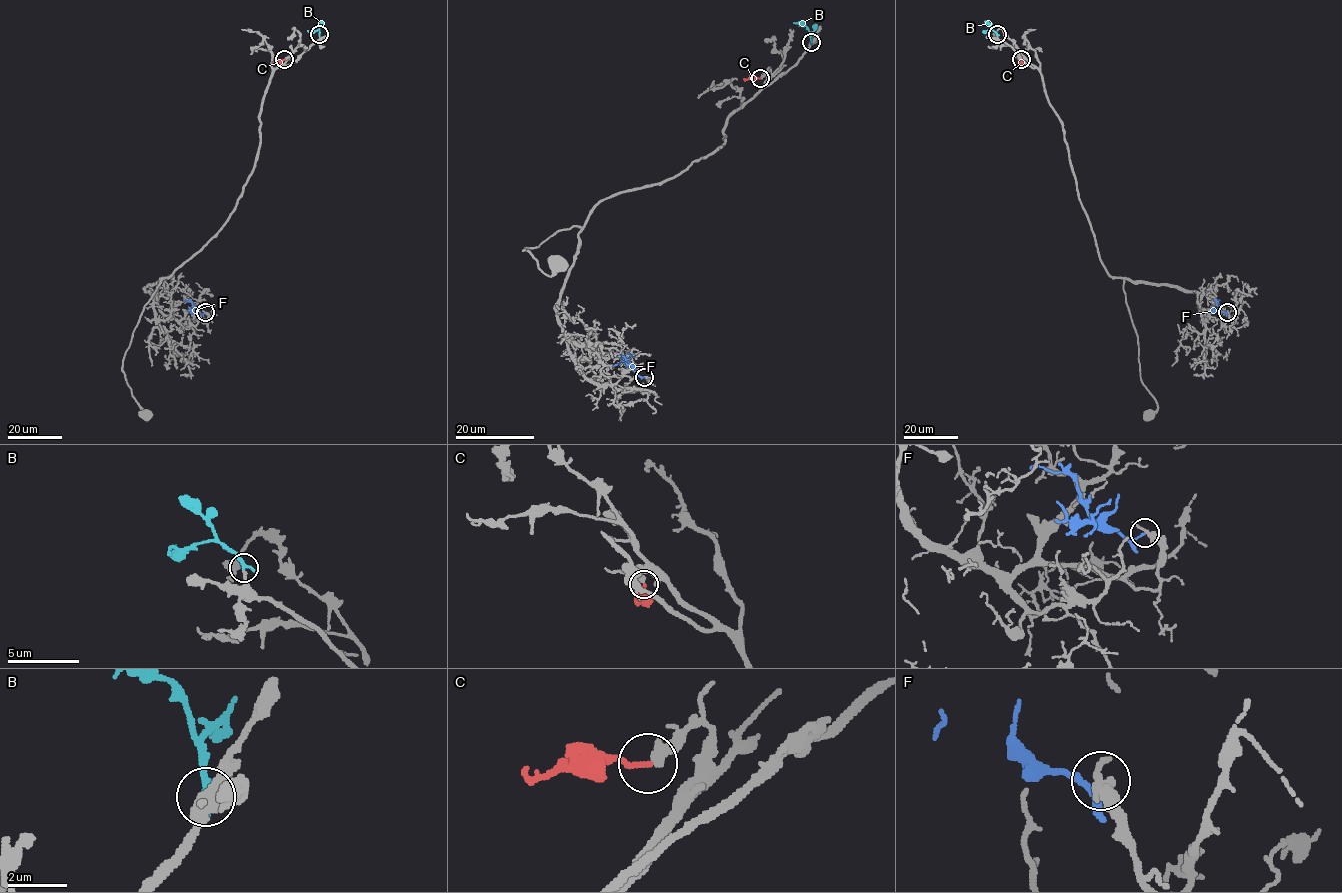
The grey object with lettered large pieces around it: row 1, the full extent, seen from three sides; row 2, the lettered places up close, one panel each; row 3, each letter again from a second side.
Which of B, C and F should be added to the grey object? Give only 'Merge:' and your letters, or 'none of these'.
Merge: B, C

